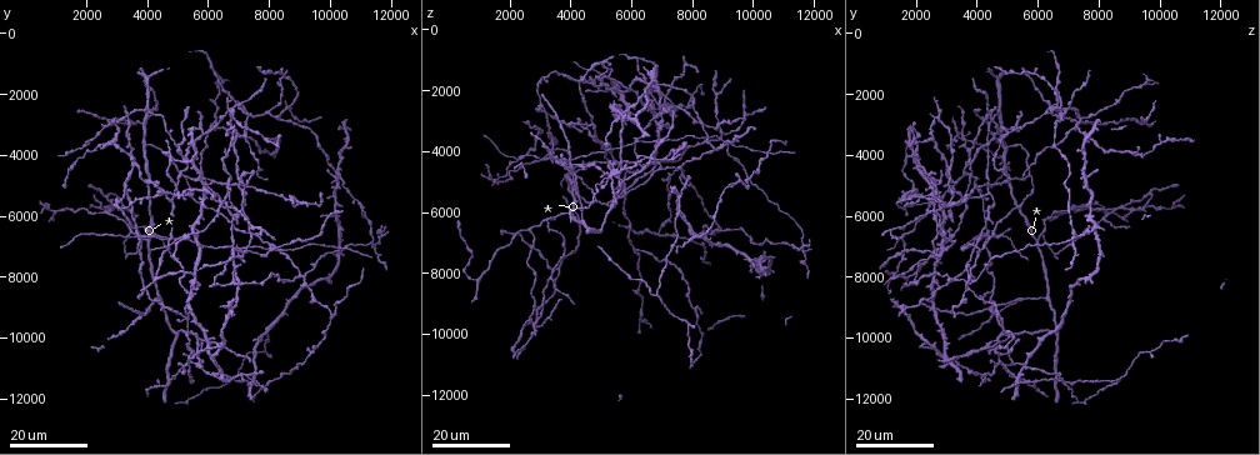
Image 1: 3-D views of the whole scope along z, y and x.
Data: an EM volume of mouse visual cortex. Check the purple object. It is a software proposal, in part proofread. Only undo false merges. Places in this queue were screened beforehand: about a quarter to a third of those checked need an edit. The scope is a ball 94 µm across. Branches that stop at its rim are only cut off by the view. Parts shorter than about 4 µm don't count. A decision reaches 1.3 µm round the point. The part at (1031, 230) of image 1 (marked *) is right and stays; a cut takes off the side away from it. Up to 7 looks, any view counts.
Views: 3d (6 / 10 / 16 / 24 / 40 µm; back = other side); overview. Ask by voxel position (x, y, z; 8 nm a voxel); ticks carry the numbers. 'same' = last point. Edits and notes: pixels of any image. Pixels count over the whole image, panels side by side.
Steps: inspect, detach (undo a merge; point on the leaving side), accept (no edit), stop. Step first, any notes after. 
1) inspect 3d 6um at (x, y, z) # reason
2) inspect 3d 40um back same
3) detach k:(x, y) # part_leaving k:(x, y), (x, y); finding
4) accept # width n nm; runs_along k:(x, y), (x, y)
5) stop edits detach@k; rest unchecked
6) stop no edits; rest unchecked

inspect 3d 16um at (4100, 8800, 5000) # four or more arms meet

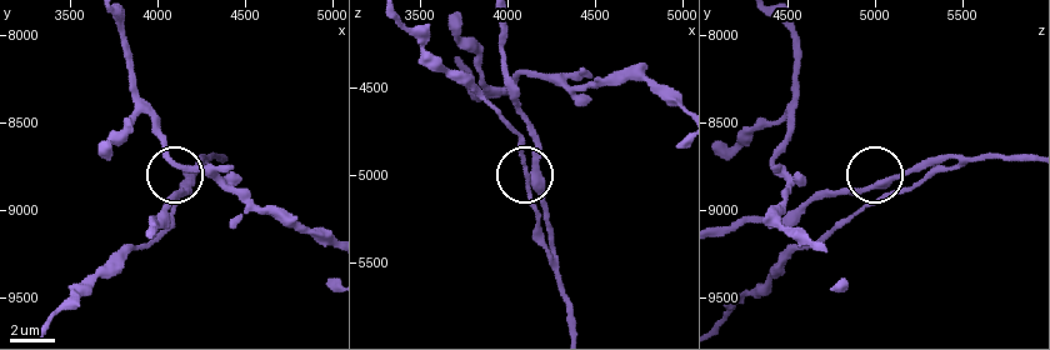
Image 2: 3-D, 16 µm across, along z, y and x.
inspect 3d 10um at (4140, 8940, 5040)

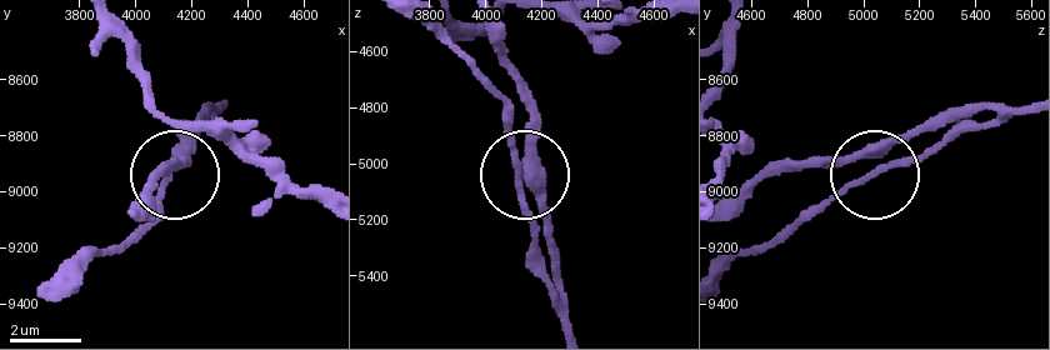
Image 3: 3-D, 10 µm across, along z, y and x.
accept # arms 4; runs_along 3:(570, 326), (519, 184), (510, 106); one neuron here

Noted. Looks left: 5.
inspect 3d 16um at (5200, 4700, 5700) # three-way junction

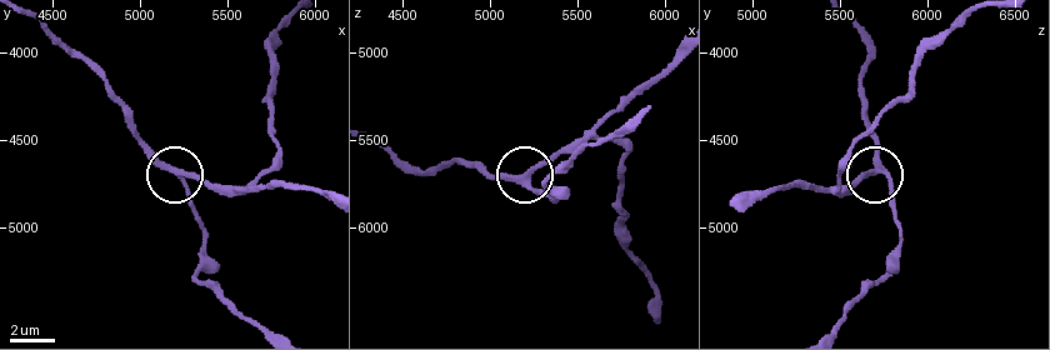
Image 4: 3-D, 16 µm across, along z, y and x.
inspect 3d 10um at (5220, 4680, 5700)

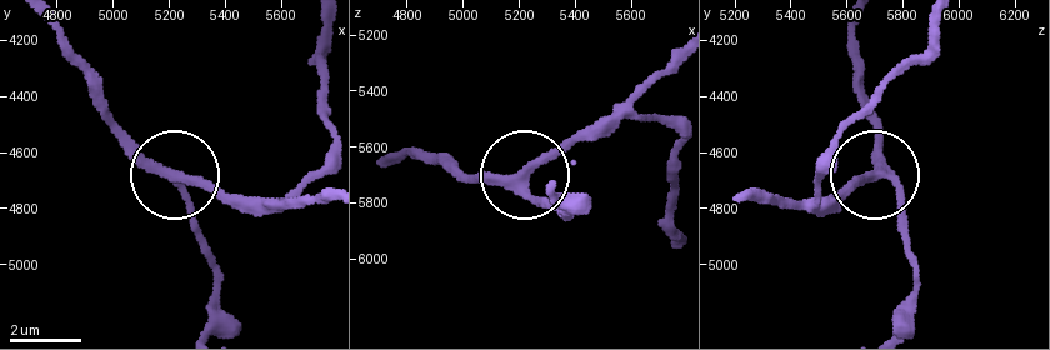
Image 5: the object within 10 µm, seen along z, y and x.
accept # side_arm 81 um; runs_along 5:(46, 26), (100, 106), (163, 169), (259, 203); continuous, no second neuron

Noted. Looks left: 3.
inspect 3d 16um at (9200, 8200, 3800) # three-way junction

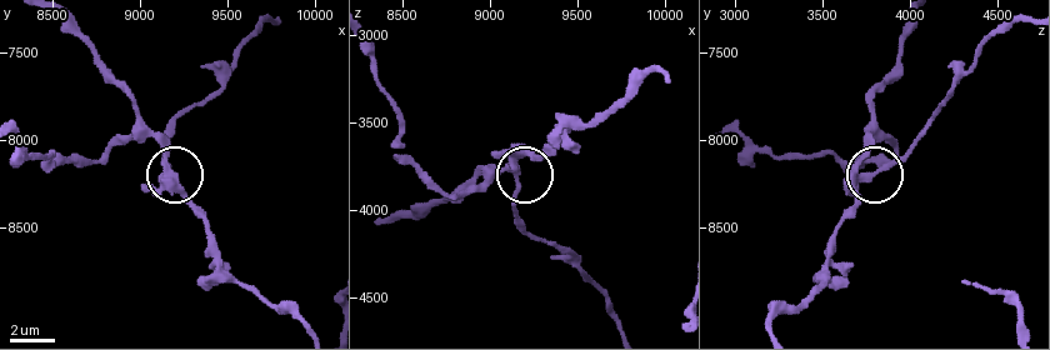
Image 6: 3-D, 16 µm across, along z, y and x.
inspect 3d 6um at (9120, 8220, 3760)

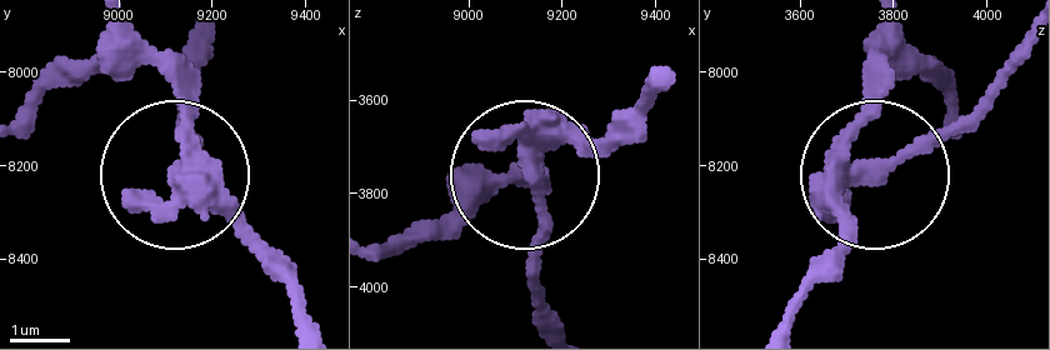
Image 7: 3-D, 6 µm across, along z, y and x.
inspect 3d 6um back at (9135, 8210, 3770)

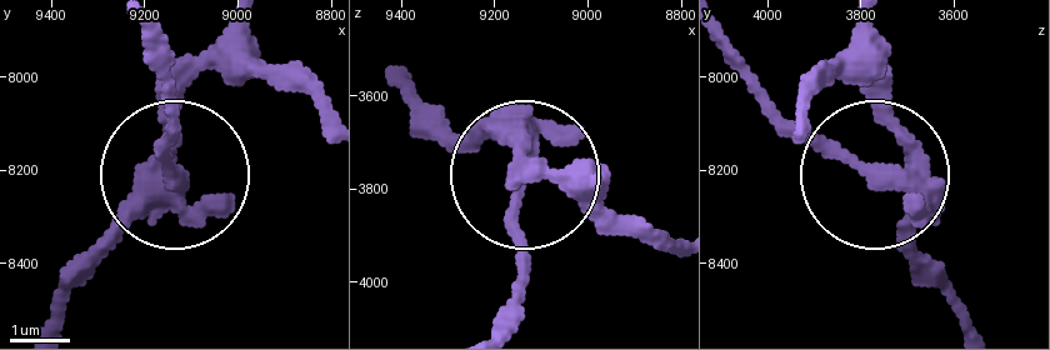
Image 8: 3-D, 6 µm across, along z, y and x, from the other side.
detach 8:(158, 143) # width 260 nm; two neurons meet here

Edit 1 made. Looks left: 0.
stop edits detach@8; rest unchecked

